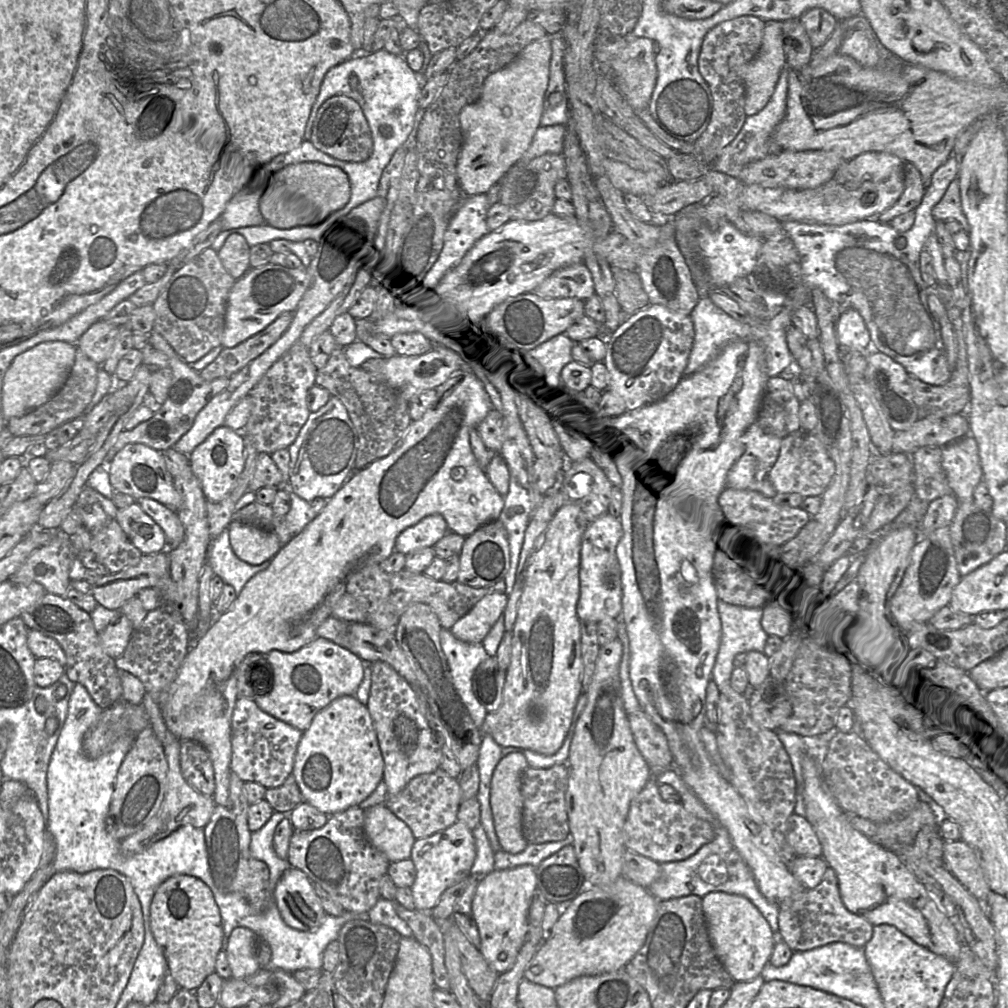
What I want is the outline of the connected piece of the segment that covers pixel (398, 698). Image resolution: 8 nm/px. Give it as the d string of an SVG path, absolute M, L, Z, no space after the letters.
M375 661L371 667L371 687L366 707L371 715L381 754L384 760L383 781L389 795L399 793L415 776L431 773L441 766L441 750L425 716L422 714L413 687L383 661Z

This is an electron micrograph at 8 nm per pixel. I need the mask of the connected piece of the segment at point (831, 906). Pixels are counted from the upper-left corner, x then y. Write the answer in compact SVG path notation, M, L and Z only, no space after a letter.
M828 865L821 882L779 903L778 935L792 951L806 951L830 943L842 942L864 948L872 936L873 925L850 912L842 902L838 880Z

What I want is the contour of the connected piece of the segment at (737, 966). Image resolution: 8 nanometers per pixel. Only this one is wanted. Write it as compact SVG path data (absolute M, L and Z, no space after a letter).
M711 892L702 898L702 910L714 952L735 982L759 976L769 962L777 939L753 903L741 895Z

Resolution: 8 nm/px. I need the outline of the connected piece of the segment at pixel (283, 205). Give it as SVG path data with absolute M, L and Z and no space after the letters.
M303 162L277 174L261 197L264 222L278 229L293 228L329 218L341 211L351 196L347 174L338 167Z

